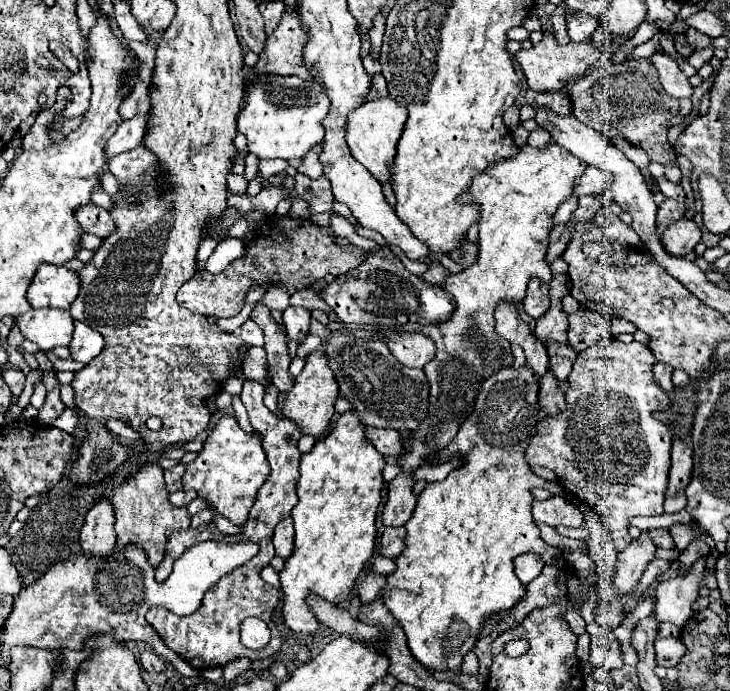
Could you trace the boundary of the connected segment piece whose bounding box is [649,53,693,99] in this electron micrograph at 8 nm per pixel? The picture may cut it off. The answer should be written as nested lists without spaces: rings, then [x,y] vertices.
[[[653,53],[649,57],[651,65],[657,69],[659,73],[659,81],[663,85],[663,89],[667,91],[667,95],[671,97],[691,97],[693,89],[689,85],[689,79],[681,73],[679,65],[669,57],[669,55],[663,55],[663,53]]]

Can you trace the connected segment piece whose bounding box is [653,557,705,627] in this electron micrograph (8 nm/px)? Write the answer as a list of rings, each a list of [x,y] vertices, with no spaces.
[[[701,557],[687,575],[679,575],[667,581],[659,581],[655,611],[653,617],[657,621],[669,621],[677,627],[683,627],[687,619],[693,615],[691,605],[697,599],[699,581],[705,575],[705,557]]]

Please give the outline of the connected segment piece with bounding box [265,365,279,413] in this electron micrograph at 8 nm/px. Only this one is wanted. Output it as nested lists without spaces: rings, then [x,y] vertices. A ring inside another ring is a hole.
[[[267,365],[267,385],[265,385],[265,405],[275,413],[277,411],[277,397],[279,391],[275,389],[275,385],[271,383],[271,373],[269,373],[269,365]]]

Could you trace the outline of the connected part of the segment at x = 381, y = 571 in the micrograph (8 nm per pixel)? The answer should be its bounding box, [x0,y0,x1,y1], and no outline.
[369,557,395,575]

